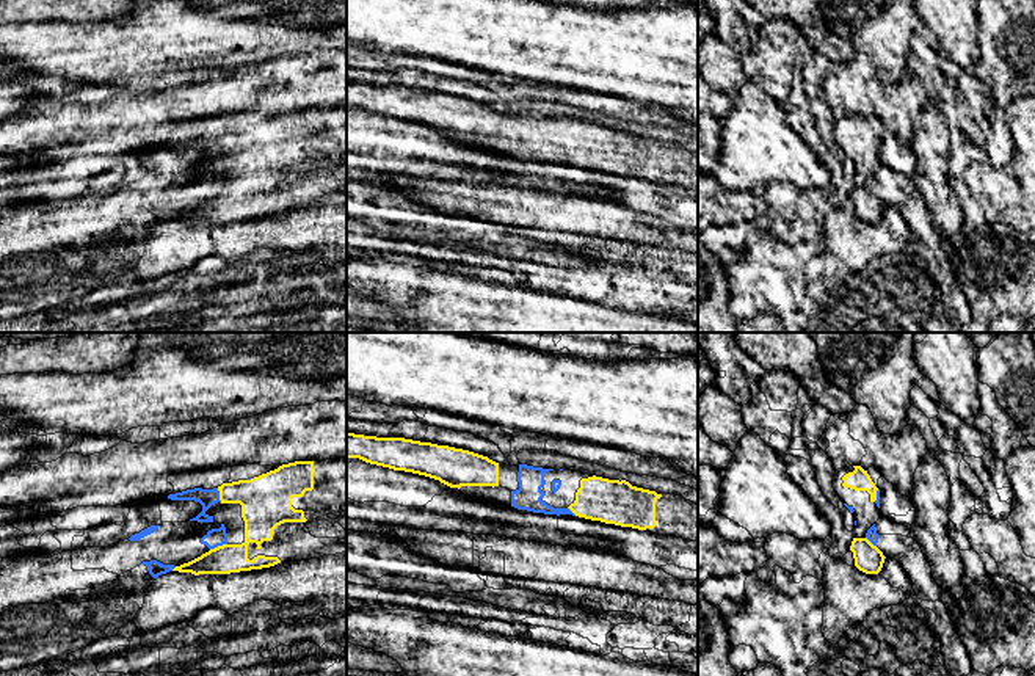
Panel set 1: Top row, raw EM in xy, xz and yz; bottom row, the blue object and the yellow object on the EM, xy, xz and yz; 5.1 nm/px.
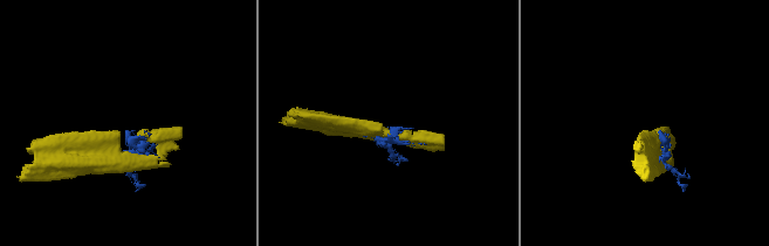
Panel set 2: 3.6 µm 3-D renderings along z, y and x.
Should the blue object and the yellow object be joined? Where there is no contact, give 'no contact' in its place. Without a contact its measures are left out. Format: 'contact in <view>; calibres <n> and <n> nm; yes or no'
contact in xy; calibres 100 and 160 nm; yes

